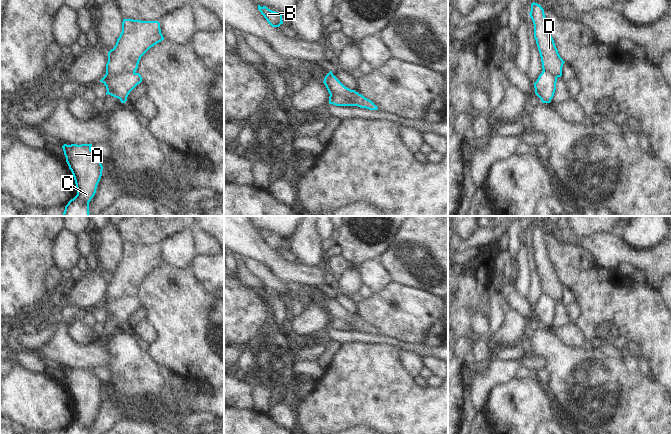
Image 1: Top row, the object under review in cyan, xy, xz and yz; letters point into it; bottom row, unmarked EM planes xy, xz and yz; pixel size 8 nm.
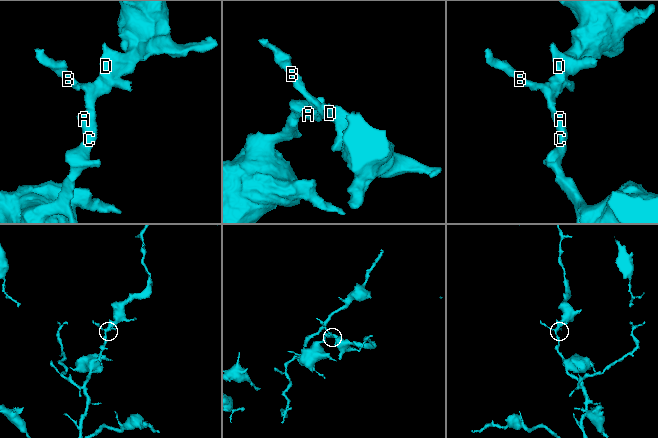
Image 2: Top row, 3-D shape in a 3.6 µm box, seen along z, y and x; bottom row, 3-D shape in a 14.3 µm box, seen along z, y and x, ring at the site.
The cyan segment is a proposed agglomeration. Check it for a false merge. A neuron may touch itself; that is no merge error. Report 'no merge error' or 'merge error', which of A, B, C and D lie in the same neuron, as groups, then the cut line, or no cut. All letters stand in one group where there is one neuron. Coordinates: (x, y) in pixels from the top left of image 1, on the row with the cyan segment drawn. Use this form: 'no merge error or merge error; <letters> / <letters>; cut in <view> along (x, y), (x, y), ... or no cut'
merge error; A B C / D; cut in xy along (134, 72), (105, 75)

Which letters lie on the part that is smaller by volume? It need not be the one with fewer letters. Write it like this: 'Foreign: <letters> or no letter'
Foreign: D

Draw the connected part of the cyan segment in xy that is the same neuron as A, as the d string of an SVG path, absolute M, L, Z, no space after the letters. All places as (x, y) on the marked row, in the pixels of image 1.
M92 144L62 146L77 188L77 195L65 206L62 216L90 216L89 202L96 193L103 170L101 158L91 147Z

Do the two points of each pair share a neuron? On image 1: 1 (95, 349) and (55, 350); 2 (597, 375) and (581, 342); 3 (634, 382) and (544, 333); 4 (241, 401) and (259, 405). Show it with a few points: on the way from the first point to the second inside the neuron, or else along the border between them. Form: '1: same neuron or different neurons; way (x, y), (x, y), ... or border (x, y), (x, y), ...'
1: same neuron; way (85, 351), (65, 351)
2: different neurons; border (560, 341), (577, 348), (590, 344)
3: same neuron; way (611, 382), (601, 382), (587, 368), (565, 356)
4: different neurons; border (252, 381), (253, 408)

